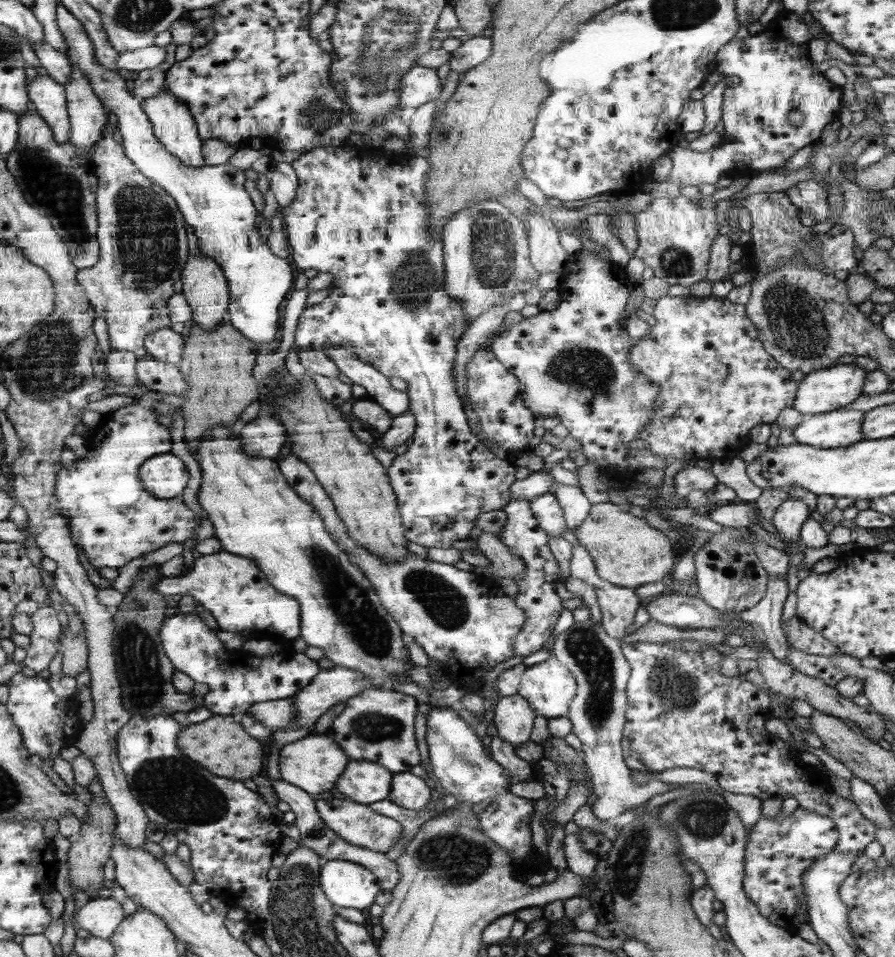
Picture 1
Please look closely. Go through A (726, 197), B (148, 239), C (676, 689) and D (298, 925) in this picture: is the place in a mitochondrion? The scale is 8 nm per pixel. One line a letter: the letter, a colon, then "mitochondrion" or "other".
A: other
B: mitochondrion
C: mitochondrion
D: mitochondrion

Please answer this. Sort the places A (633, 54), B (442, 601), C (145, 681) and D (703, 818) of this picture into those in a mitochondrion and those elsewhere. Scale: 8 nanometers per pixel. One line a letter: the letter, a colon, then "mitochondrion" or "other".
A: other
B: mitochondrion
C: mitochondrion
D: mitochondrion

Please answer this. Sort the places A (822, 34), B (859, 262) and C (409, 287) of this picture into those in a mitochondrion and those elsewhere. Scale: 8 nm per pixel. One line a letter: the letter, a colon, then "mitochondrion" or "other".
A: other
B: other
C: mitochondrion

